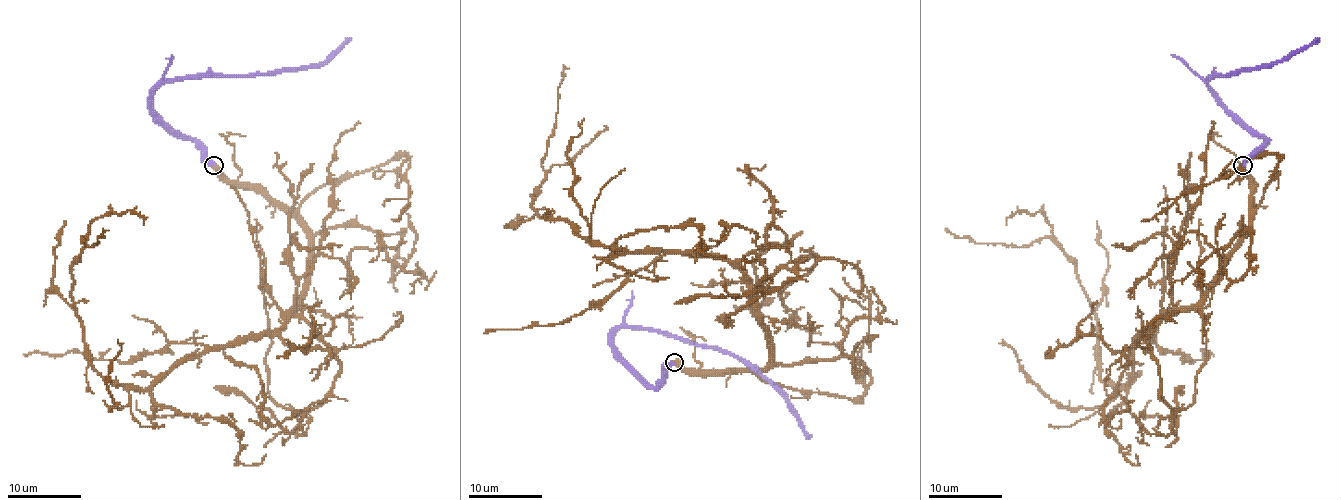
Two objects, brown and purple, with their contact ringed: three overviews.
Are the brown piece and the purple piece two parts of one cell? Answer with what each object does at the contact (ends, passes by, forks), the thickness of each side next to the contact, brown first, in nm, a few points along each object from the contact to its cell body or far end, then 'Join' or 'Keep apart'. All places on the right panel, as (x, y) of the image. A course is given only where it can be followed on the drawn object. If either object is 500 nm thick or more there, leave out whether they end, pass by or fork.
Thickness 550 nm (brown) against 360 nm. Course of brown: (1243, 165), (1250, 227), (1199, 301), (1136, 339), (1125, 389), (1101, 378), (1099, 321), (1058, 245), (945, 228). Course of purple: (1243, 165), (1267, 140), (1252, 134), (1226, 108), (1208, 84), (1212, 77), (1276, 64), (1319, 38). Join

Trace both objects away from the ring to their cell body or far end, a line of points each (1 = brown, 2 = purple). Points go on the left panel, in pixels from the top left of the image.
1: (214, 165), (308, 238), (308, 289), (277, 330), (112, 386), (71, 297), (81, 238), (103, 228)
2: (214, 165), (197, 143), (177, 134), (153, 108), (153, 93), (162, 84), (321, 64), (349, 38)

